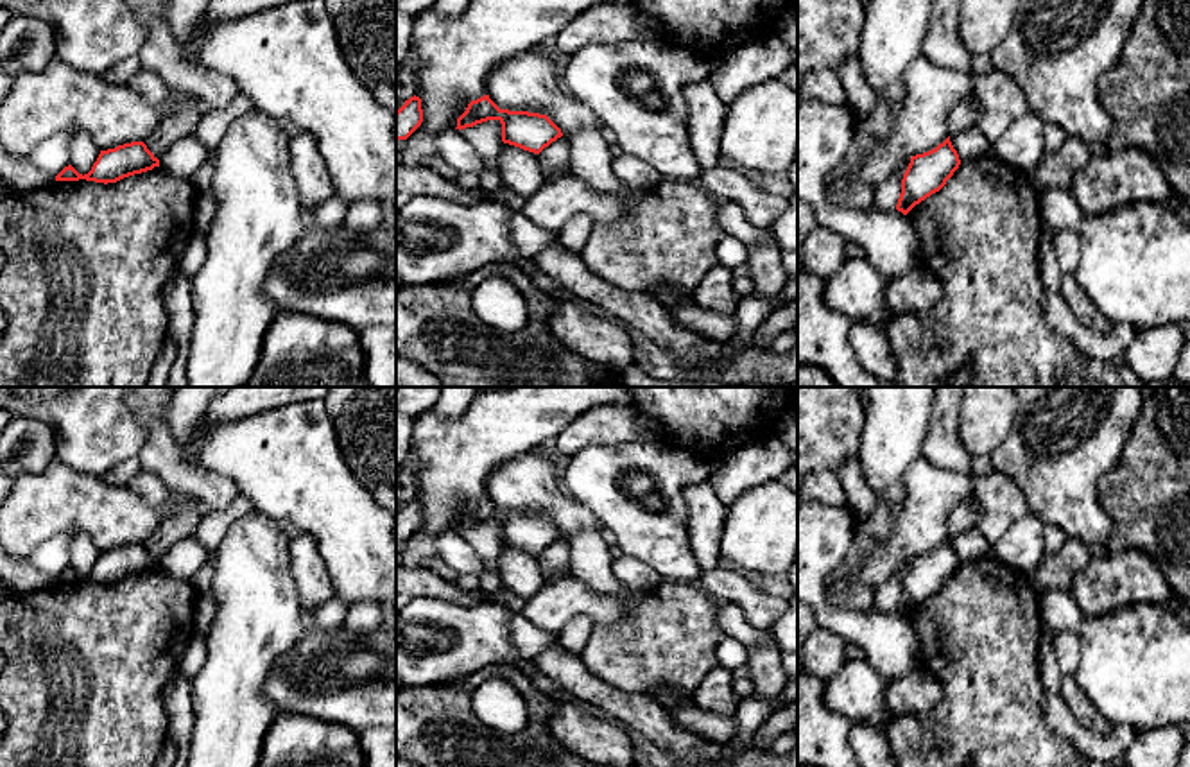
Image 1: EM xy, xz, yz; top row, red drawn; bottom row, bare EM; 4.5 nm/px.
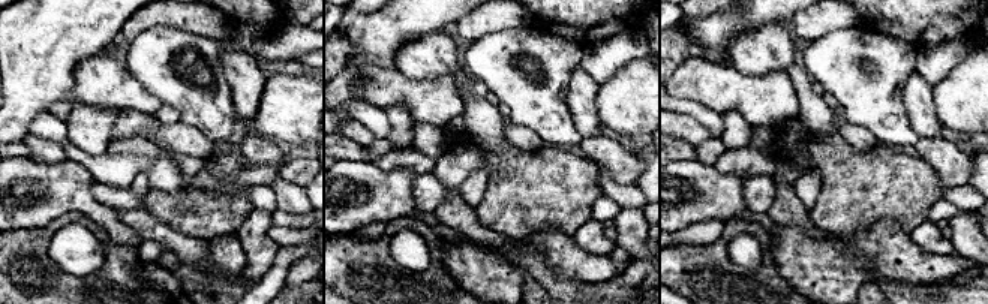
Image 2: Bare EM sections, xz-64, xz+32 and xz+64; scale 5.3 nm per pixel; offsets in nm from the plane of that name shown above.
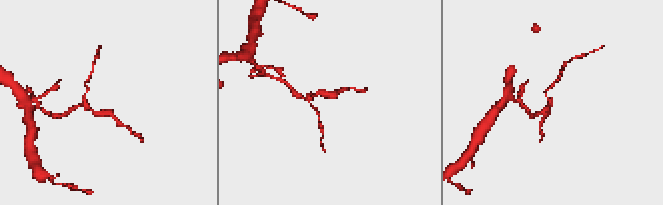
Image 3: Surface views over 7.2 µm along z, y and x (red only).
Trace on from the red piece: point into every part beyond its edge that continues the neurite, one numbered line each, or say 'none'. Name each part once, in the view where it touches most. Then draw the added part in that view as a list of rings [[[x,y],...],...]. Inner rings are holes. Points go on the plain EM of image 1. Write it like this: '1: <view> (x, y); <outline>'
none

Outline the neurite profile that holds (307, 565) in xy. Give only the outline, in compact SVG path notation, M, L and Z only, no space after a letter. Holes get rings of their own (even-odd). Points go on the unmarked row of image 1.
M292 530L290 572L305 611L333 599L332 579L315 539L301 530Z

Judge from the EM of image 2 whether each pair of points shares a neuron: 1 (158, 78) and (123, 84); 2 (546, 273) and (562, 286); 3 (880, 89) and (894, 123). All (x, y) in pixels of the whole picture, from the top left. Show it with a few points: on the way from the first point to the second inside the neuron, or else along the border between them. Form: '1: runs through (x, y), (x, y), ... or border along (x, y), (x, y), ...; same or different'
1: border along (123, 63), (162, 102); different
2: runs through (550, 277), (558, 285); same
3: runs through (880, 98), (880, 110), (885, 114); same

